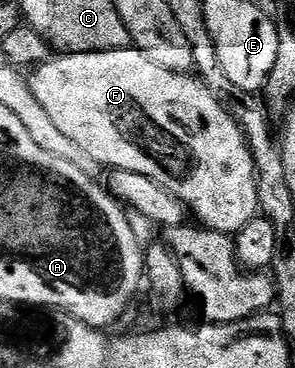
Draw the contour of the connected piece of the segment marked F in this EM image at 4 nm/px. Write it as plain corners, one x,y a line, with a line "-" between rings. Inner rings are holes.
127,48
94,51
90,54
56,56
35,67
33,74
36,75
31,75
30,85
38,104
42,104
42,108
46,108
46,116
50,116
50,120
54,120
58,132
62,132
62,136
70,136
70,140
74,140
74,144
78,144
78,148
82,148
88,153
89,159
101,158
112,170
129,170
138,172
142,176
150,176
150,180
162,184
162,188
166,188
178,200
182,200
188,207
191,217
205,230
217,230
223,234
235,236
260,214
256,164
250,144
244,135
244,129
237,124
236,117
228,111
228,107
220,102
220,98
209,88
208,83
195,73
162,68
162,64
154,64
154,60
150,60
150,56
146,56
140,50

